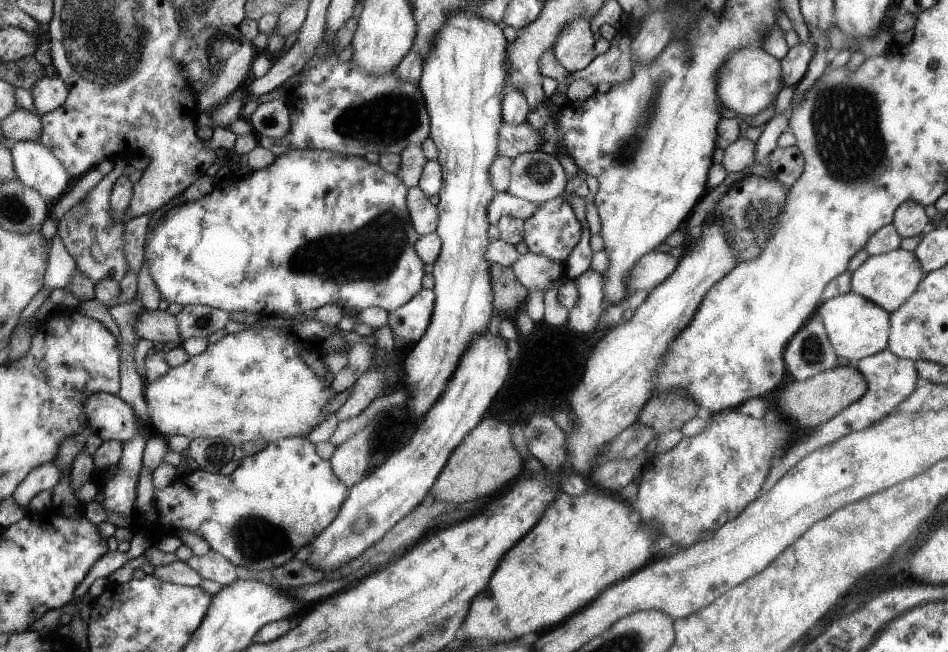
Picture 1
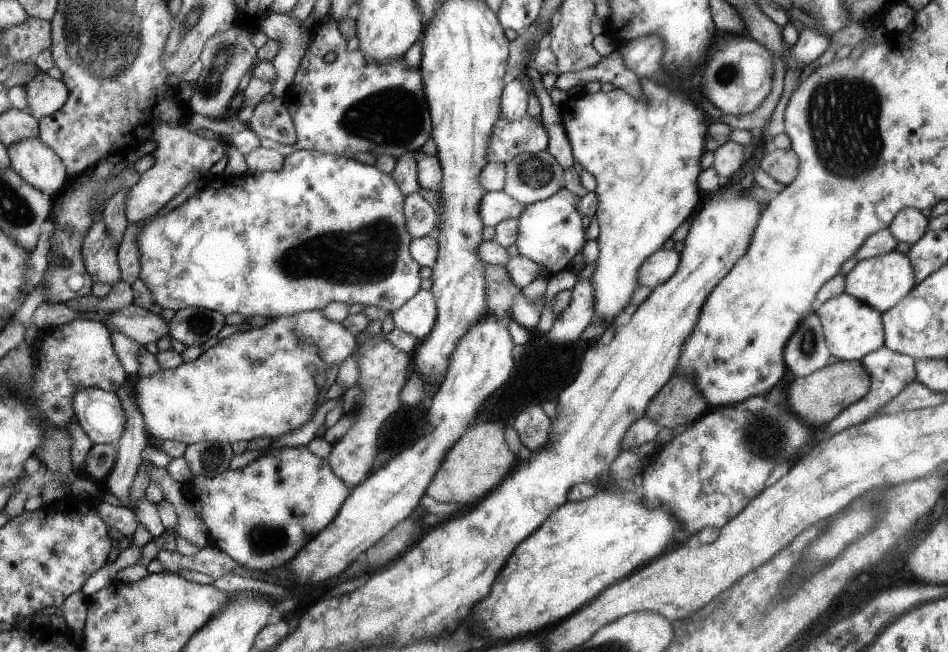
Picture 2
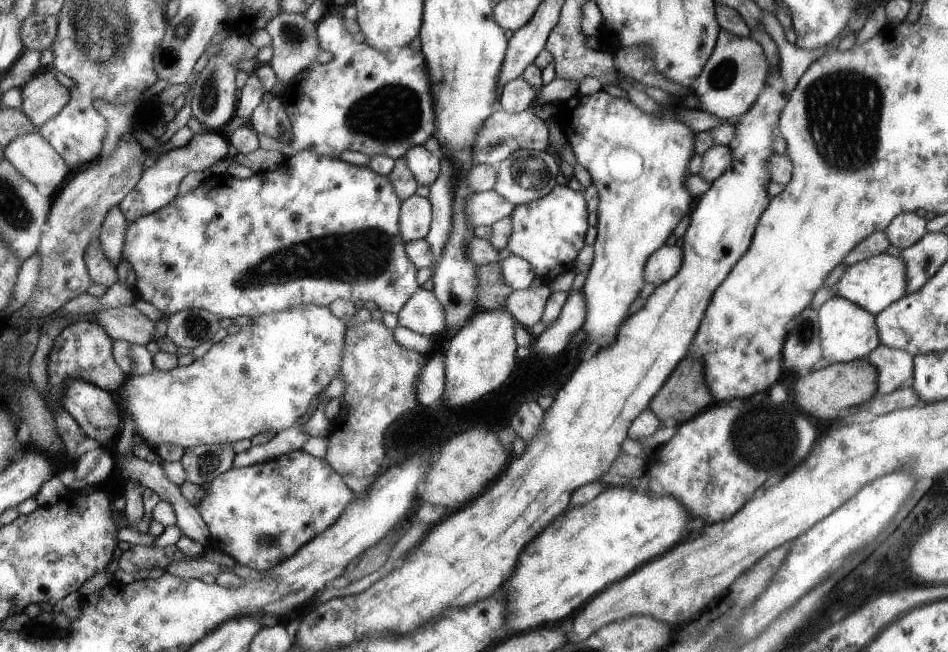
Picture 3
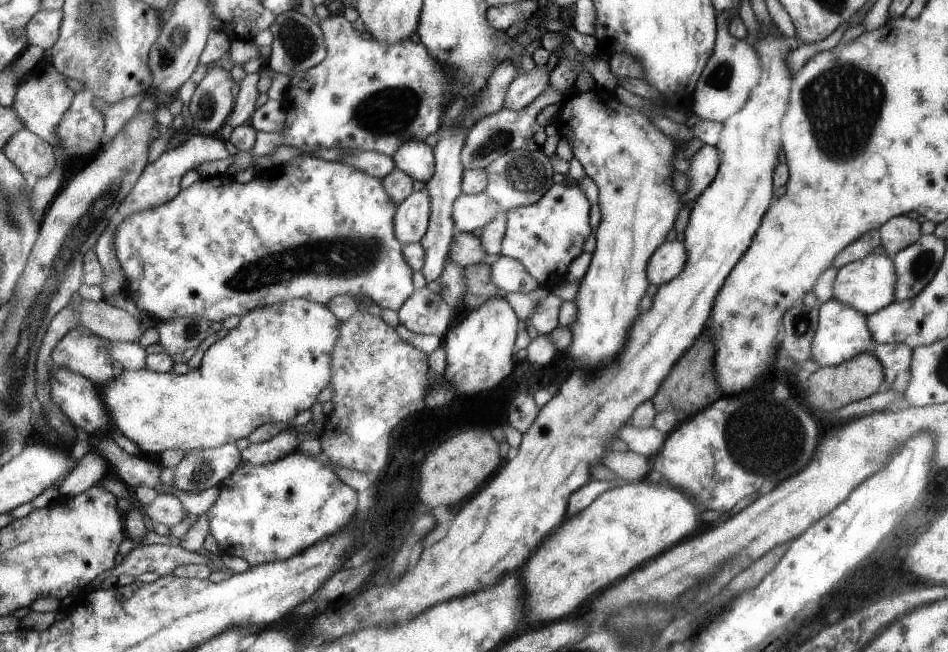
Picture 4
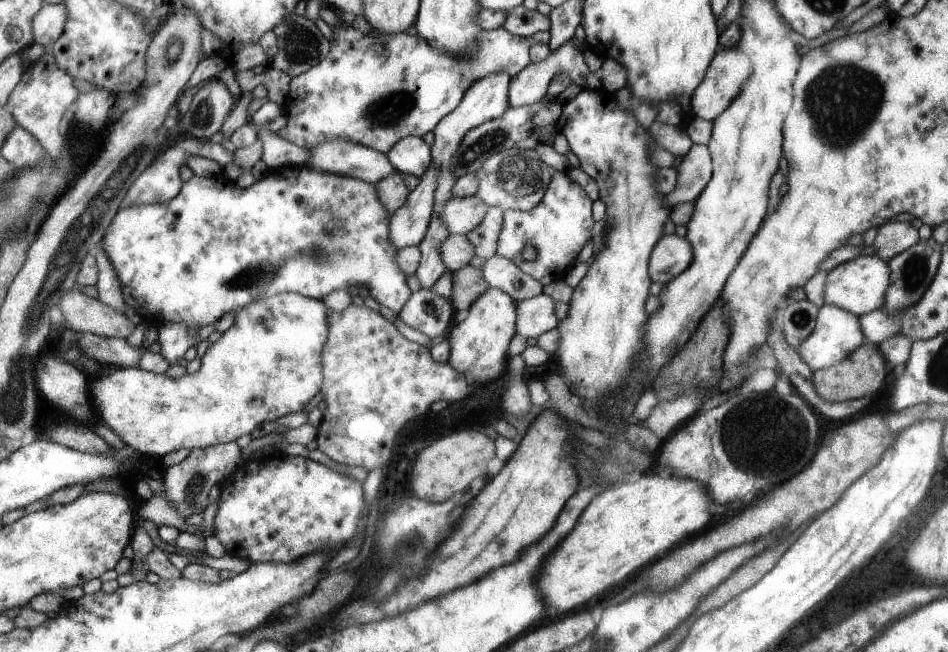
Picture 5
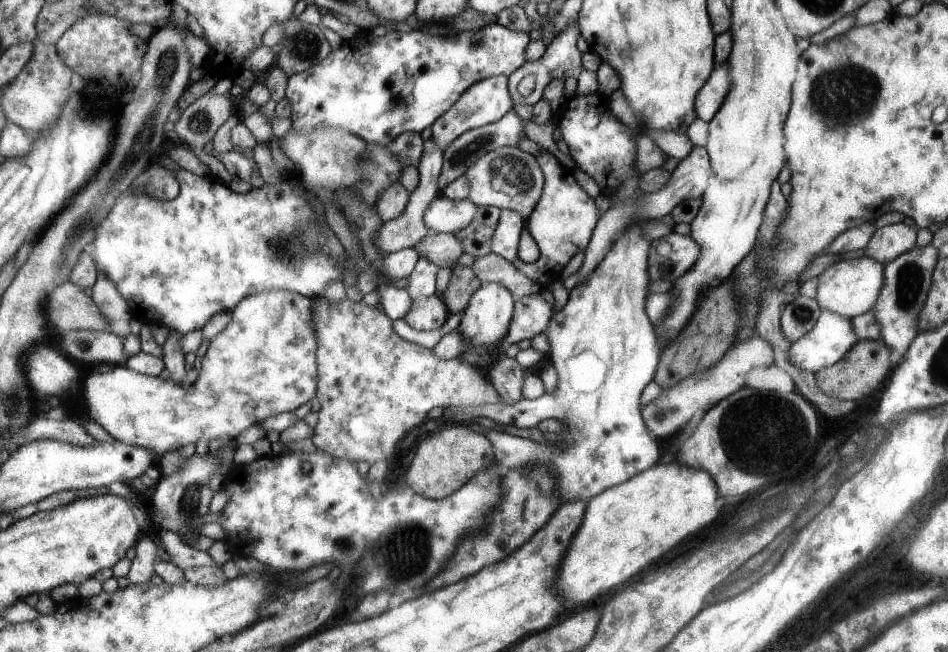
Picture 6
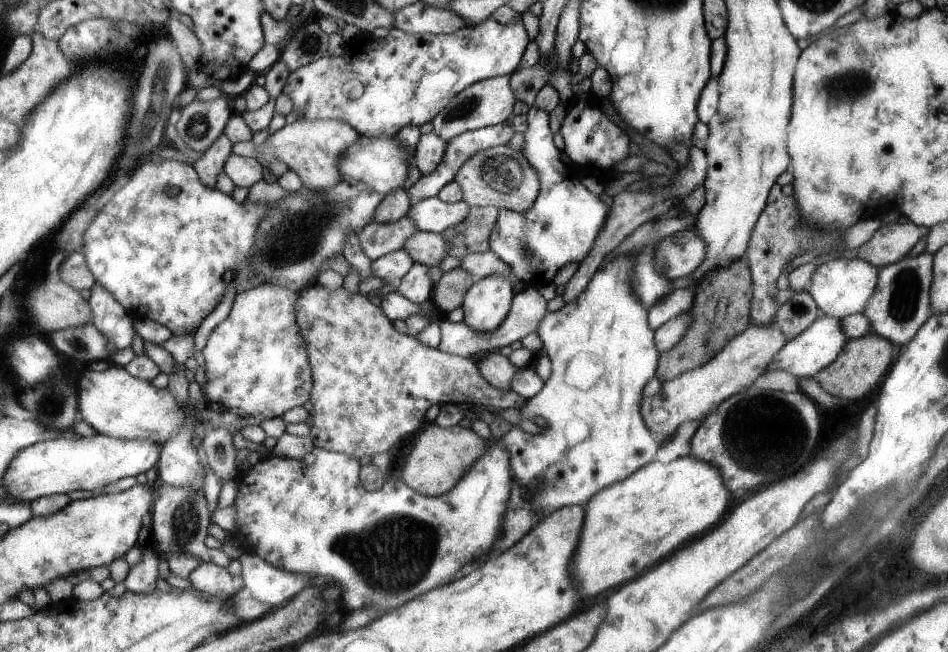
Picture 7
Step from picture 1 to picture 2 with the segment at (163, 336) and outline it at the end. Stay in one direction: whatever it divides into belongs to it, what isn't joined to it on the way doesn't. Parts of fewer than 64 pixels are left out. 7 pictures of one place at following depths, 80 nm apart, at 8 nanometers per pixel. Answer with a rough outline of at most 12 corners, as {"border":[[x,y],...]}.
{"border":[[134,303],[108,313],[114,330],[145,346],[170,336],[170,323]]}

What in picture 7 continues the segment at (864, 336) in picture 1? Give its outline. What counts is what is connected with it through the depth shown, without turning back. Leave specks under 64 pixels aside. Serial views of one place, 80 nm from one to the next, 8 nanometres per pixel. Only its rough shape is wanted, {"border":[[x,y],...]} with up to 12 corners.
{"border":[[820,314],[766,366],[814,378],[848,340],[838,318]]}

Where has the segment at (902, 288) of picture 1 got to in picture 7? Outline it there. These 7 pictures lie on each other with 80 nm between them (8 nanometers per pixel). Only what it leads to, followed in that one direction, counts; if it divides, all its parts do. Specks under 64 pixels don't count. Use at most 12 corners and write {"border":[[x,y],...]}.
{"border":[[833,259],[805,290],[821,314],[838,319],[866,308],[878,267]]}

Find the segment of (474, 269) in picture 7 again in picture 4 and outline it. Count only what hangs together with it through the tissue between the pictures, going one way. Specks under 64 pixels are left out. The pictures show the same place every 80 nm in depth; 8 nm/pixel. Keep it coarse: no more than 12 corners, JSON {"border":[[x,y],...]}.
{"border":[[501,255],[492,281],[506,293],[528,293],[538,282],[518,260]]}

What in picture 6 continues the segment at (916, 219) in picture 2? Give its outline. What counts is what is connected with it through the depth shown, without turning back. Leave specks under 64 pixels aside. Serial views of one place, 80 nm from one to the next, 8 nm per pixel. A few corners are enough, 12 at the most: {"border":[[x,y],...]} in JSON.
{"border":[[876,228],[864,256],[885,264],[913,248],[915,228]]}

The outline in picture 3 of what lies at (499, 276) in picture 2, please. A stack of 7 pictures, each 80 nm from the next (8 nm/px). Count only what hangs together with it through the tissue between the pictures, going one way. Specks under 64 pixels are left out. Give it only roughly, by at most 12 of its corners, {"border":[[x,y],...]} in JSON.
{"border":[[499,263],[477,267],[480,309],[503,309],[512,288]]}

